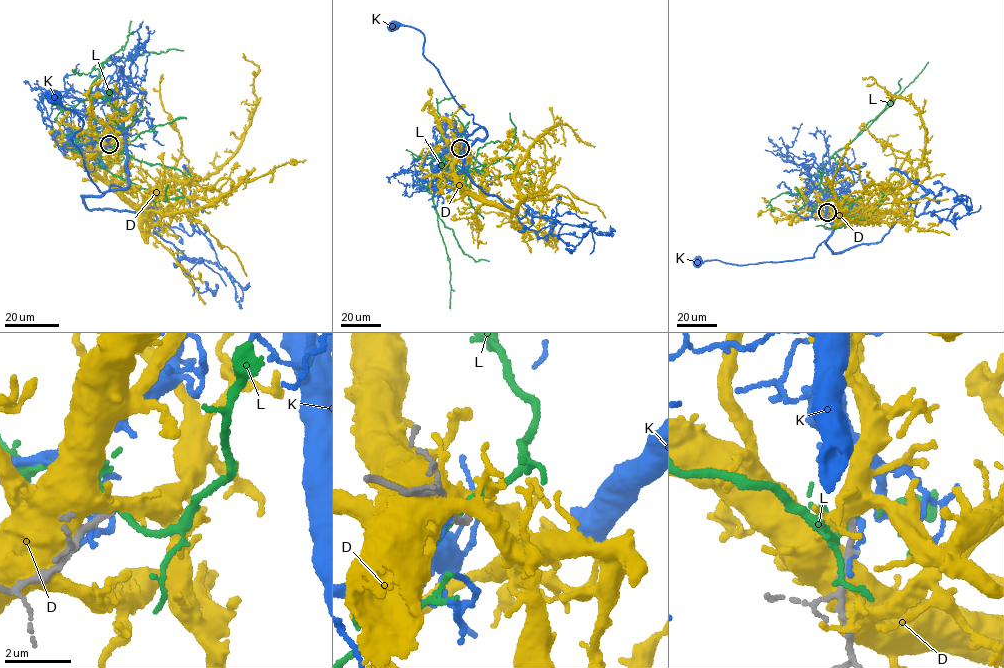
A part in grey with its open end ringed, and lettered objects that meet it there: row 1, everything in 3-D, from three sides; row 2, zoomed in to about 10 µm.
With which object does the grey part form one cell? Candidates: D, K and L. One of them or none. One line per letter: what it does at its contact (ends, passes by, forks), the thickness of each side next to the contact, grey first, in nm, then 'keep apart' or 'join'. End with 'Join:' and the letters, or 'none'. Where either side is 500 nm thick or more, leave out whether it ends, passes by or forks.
D: it forks; calibres 170 and 380 nm; keep apart
K: it ends; calibres 280 and 160 nm; keep apart
L: it forks; calibres 220 and 200 nm; keep apart
Join: none

